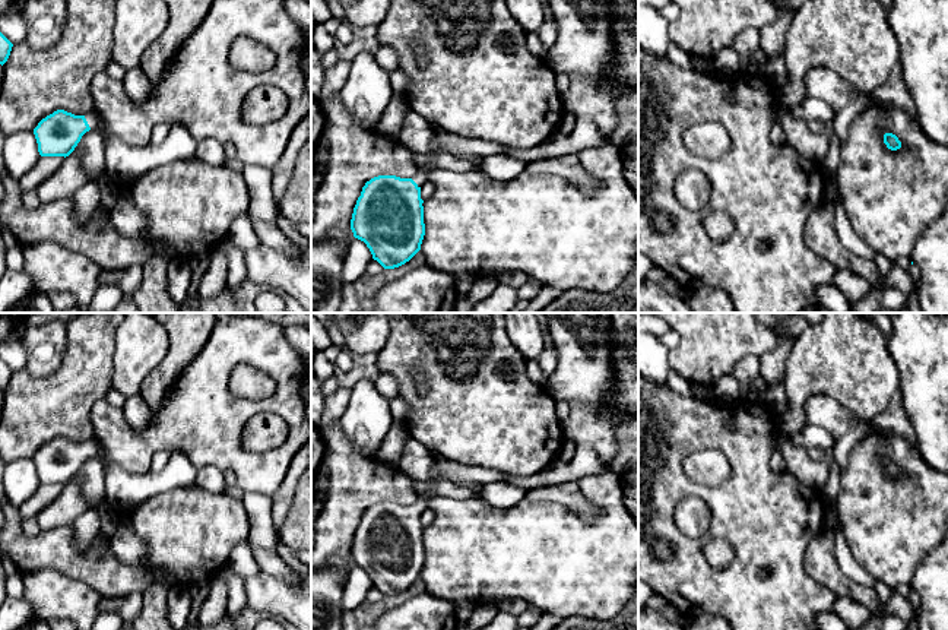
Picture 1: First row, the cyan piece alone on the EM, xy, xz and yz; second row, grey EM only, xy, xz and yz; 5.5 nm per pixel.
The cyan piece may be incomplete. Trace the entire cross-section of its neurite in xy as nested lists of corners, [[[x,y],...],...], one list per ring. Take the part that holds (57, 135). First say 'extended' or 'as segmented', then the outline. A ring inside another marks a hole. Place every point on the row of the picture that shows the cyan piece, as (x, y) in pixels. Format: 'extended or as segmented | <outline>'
extended | [[[92,108],[85,115],[57,110],[42,118],[34,129],[41,156],[69,156],[82,136],[98,127],[101,114]]]

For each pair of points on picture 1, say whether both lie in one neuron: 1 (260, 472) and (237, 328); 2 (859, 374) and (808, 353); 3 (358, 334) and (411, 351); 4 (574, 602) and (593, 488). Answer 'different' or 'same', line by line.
1: same
2: same
3: different
4: same

